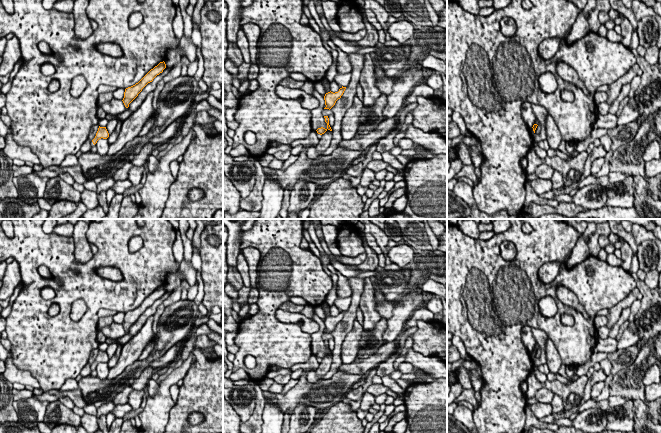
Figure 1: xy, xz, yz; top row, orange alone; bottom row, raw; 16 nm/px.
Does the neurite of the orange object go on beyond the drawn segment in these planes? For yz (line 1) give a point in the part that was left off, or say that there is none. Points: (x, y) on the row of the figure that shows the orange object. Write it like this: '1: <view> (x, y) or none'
1: none

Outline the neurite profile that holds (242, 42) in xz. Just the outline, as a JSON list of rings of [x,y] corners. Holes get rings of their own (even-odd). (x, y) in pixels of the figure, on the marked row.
[[[242,28],[238,31],[237,34],[237,46],[239,47],[242,53],[243,61],[245,63],[250,63],[251,59],[250,59],[249,43]]]

